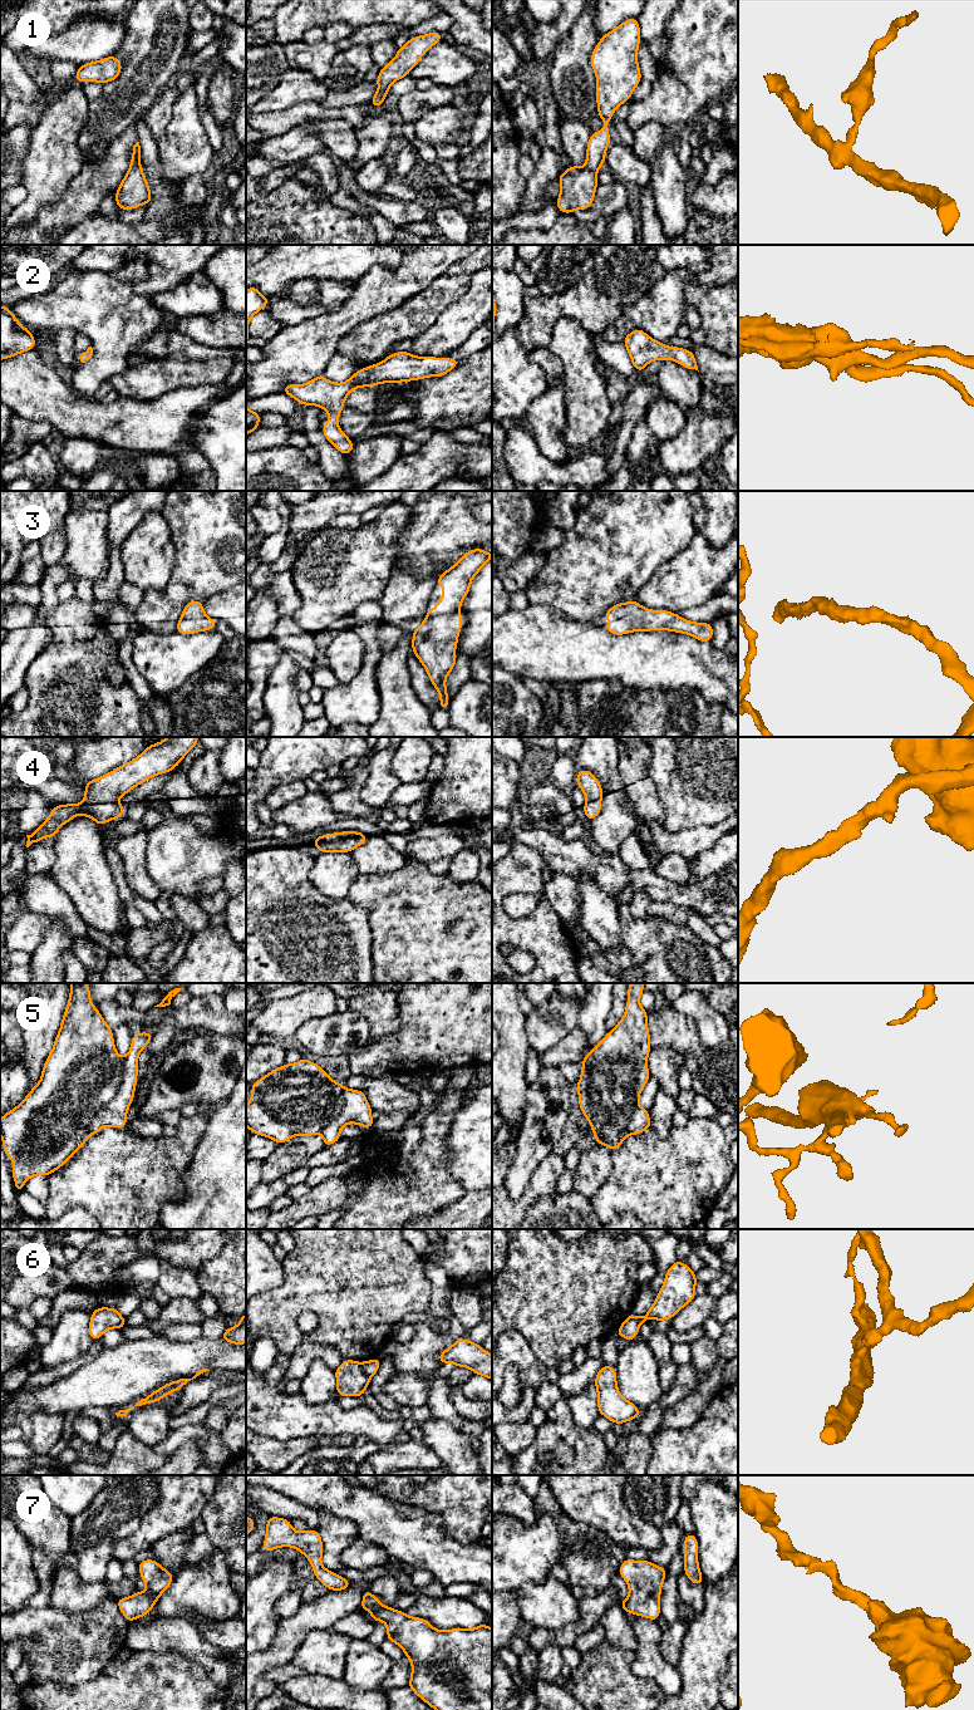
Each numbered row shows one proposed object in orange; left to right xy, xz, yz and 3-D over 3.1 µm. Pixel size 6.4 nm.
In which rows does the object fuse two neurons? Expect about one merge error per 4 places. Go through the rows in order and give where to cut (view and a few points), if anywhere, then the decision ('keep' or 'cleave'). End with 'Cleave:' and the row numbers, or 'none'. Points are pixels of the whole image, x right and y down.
1: cut in xy along (139, 163), (129, 168); cleave
2: no cut; keep
3: no cut; keep
4: no cut; keep
5: cut in xy along (124, 1059), (124, 1069), (118, 1090), (88, 1124), (90, 1133); cleave
6: cut in xz along (360, 1364), (369, 1377); cleave
7: no cut; keep
Cleave: 1, 5, 6

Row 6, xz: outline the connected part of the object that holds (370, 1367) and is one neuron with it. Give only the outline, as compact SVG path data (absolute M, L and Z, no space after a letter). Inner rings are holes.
M380 1357L361 1362L363 1371L367 1376L374 1376L380 1369Z

